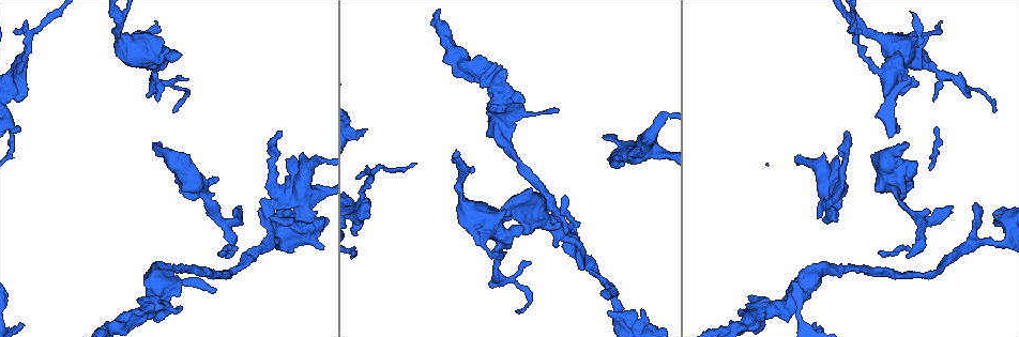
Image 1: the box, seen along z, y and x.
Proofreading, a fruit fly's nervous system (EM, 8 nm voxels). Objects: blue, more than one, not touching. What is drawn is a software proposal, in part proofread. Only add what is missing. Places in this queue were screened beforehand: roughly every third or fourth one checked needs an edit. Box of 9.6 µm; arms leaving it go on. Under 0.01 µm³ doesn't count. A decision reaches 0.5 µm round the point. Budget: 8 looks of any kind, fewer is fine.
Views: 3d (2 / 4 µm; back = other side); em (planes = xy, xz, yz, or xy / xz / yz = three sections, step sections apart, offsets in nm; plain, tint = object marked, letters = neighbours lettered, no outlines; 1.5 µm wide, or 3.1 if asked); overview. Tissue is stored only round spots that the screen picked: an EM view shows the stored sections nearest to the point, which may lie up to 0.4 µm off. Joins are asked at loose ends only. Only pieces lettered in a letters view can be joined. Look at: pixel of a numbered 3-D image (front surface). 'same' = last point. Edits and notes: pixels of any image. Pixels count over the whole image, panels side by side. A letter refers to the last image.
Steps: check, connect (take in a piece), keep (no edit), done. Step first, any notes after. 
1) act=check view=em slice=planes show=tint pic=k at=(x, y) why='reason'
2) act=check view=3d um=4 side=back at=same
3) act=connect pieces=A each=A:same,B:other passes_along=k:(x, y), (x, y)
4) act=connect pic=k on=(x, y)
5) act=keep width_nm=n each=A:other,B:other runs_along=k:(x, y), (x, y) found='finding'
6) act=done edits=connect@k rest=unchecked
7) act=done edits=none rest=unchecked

act=check view=em slice=planes show=letters pic=1 at=(218, 178) why='an open end'

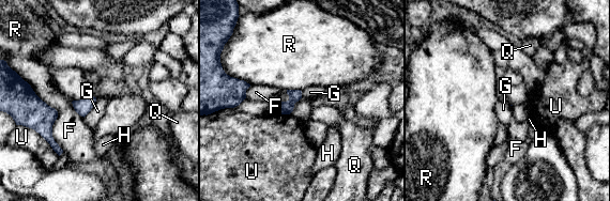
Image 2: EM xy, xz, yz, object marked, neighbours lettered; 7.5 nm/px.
act=keep longest_contact=F:600nm each=F:other,G:other,H:other,Q:other,R:other,U:other border=2:(96, 98), (93, 107), (84, 117) found='none of them fits'

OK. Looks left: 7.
act=check view=em slice=xy step=4 show=tint pic=1 at=(494, 287) why='free end'

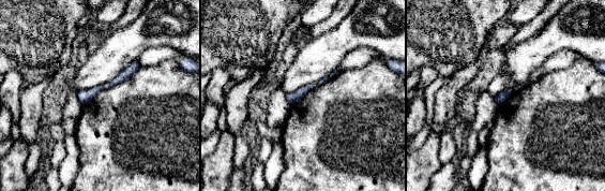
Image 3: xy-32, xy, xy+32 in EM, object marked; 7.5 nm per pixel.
act=check view=em slice=planes show=letters at=same why='another direction'

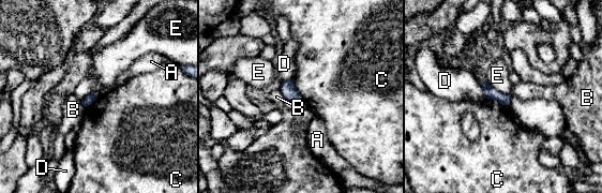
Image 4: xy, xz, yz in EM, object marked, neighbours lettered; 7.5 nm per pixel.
act=keep each=A:other,B:other,C:other,D:other,E:other found='none of them fits'

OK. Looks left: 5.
act=check view=3d um=4 pic=1 at=(941, 21) why='tapers out'

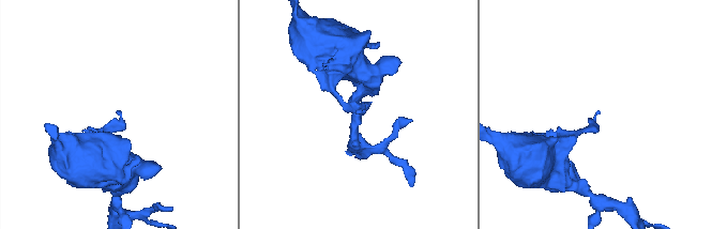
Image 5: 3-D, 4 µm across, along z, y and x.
act=check view=em slice=planes show=letters pic=5 at=(597, 113)

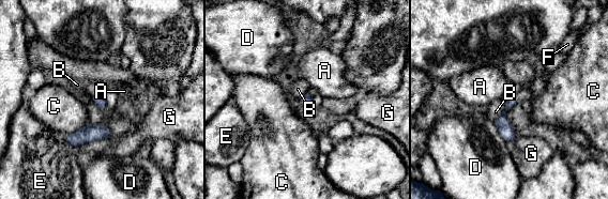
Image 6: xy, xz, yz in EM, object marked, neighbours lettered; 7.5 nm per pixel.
act=connect pieces=F each=A:other,B:other,C:other,D:other,E:other,F:same,G:other found='the cell continues'

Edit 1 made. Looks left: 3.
act=done edits=connect@6 rest=unchecked

